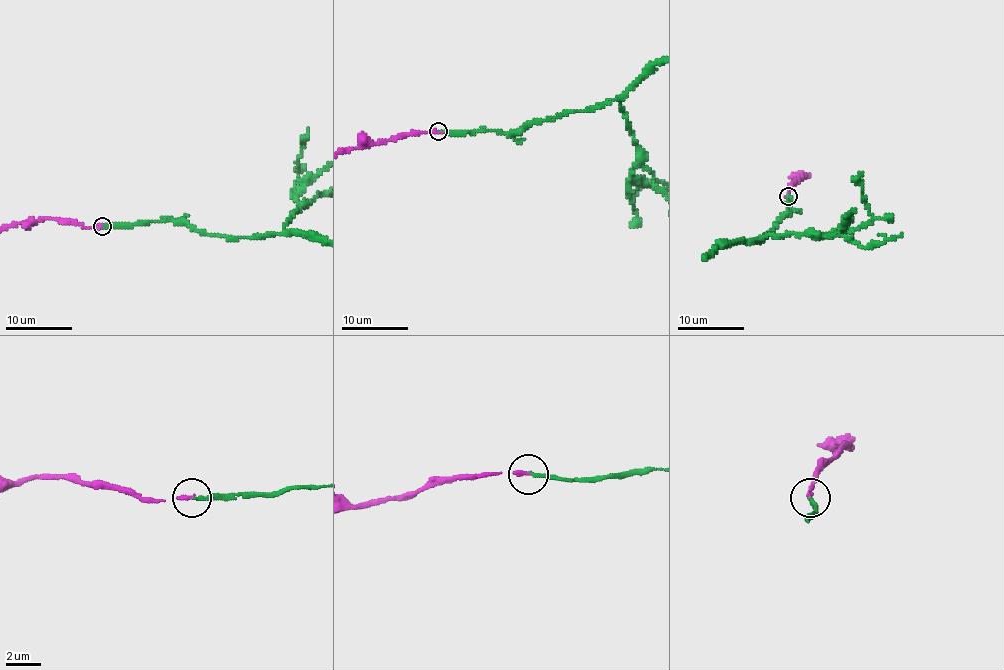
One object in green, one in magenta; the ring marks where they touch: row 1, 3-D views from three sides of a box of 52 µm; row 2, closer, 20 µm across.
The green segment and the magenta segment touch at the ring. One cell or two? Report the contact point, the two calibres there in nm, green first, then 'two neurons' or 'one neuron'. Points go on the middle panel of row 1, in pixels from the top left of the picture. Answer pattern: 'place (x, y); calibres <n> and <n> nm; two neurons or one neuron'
place (438, 131); calibres 170 and 200 nm; one neuron

